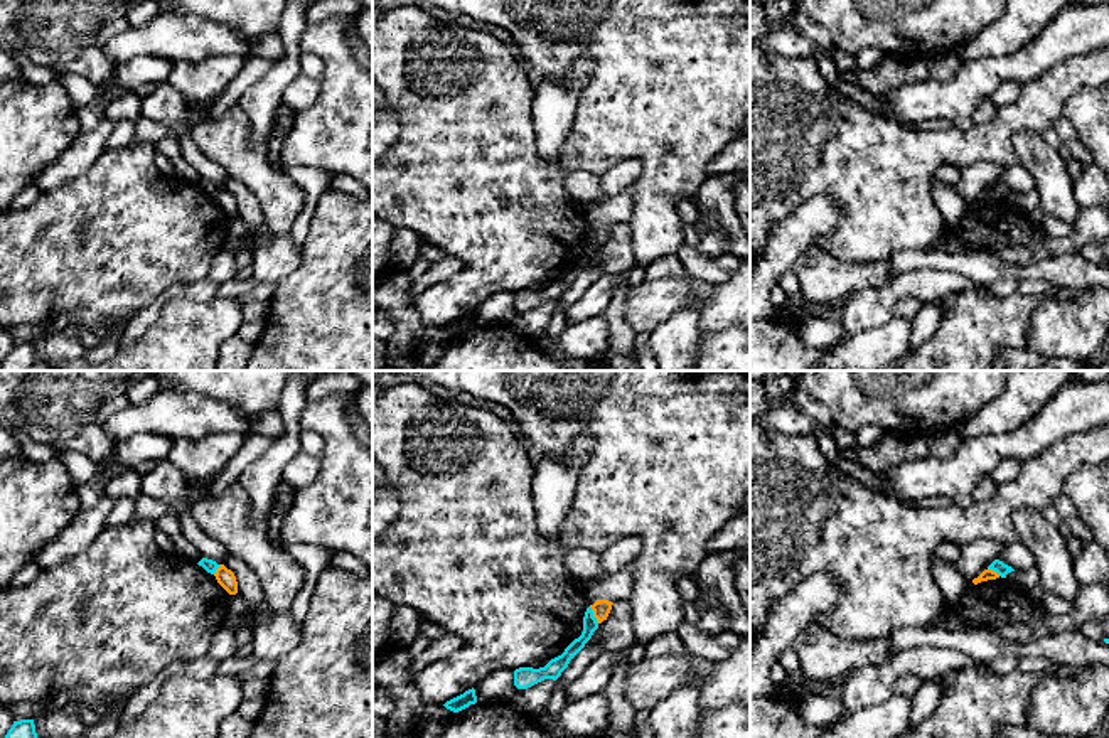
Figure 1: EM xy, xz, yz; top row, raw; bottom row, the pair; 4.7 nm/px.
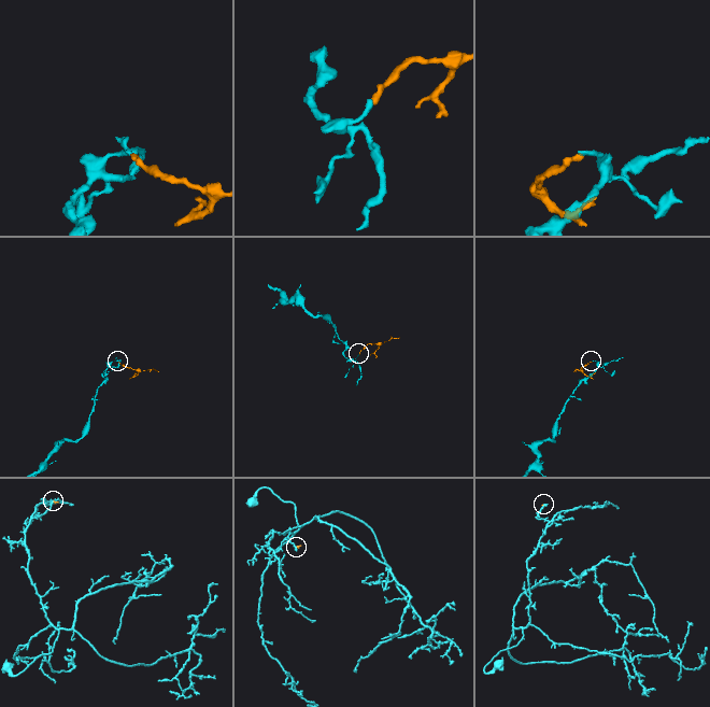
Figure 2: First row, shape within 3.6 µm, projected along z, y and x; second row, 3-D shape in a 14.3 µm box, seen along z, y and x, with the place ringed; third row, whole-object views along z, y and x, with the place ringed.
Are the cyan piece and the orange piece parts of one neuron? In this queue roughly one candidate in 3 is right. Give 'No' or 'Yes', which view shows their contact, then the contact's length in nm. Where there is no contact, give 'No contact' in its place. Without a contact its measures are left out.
No. Touches cyan in xz. Shared border 100 nm

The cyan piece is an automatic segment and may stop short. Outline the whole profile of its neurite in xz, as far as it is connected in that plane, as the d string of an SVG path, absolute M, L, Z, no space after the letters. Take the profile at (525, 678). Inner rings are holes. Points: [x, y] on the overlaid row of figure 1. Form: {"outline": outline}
{"outline": "M592 607L587 608L583 617L583 632L575 639L561 655L551 659L544 667L519 667L514 671L514 686L517 689L528 689L544 679L556 681L561 672L568 667L570 660L585 647L592 639L593 632L598 628L598 622L593 617Z"}

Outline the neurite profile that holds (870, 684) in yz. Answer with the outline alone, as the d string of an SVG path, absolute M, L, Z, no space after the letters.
M922 647L895 654L878 666L865 666L851 671L843 679L839 699L844 714L883 703L892 698L893 681L912 674L920 682L940 681L946 674L962 667L976 667L978 660L954 649Z

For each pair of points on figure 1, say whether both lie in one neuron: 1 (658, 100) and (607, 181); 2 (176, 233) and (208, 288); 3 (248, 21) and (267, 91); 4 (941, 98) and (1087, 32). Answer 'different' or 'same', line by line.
1: different
2: different
3: different
4: same

